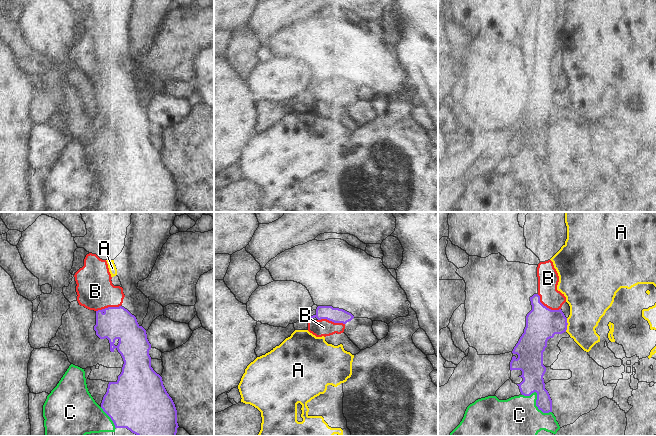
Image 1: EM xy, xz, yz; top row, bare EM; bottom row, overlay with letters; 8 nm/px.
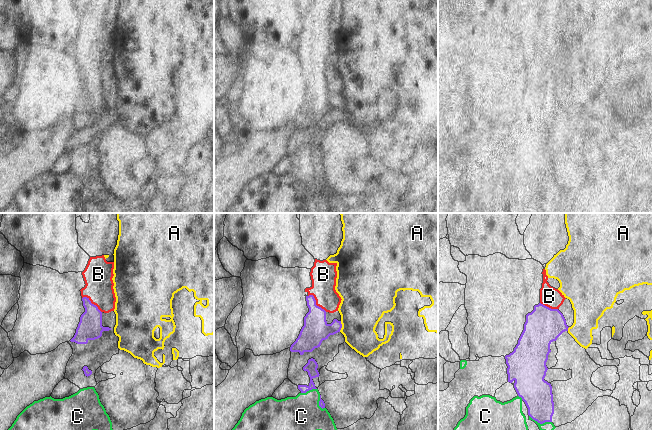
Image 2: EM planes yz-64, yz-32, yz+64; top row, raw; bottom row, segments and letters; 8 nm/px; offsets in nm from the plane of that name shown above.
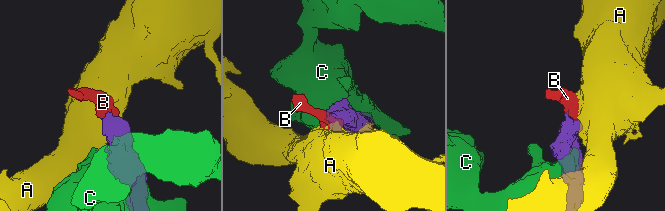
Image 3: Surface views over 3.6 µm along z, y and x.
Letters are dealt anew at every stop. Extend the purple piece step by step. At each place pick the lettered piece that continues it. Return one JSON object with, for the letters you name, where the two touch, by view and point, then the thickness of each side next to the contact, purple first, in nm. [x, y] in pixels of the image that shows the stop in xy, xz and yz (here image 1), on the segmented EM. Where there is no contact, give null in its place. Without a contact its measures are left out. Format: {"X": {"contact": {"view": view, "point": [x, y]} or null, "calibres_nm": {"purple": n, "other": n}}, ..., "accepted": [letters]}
{"B": {"contact": {"view": "yz", "point": [546, 307]}, "calibres_nm": {"purple": 260, "other": 170}}, "accepted": ["B"]}

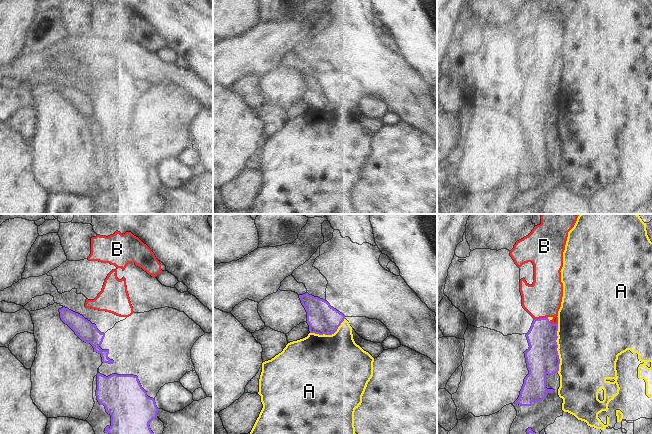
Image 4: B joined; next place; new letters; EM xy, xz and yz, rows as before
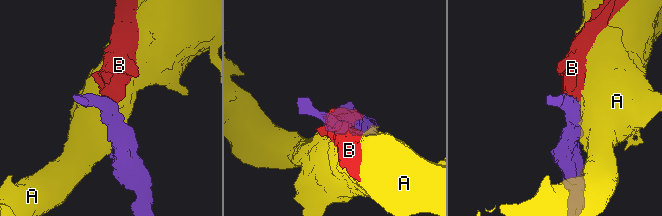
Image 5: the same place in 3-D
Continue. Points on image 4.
{"B": {"contact": {"view": "yz", "point": [540, 318]}, "calibres_nm": {"purple": 240, "other": 300}}, "accepted": ["B"]}

